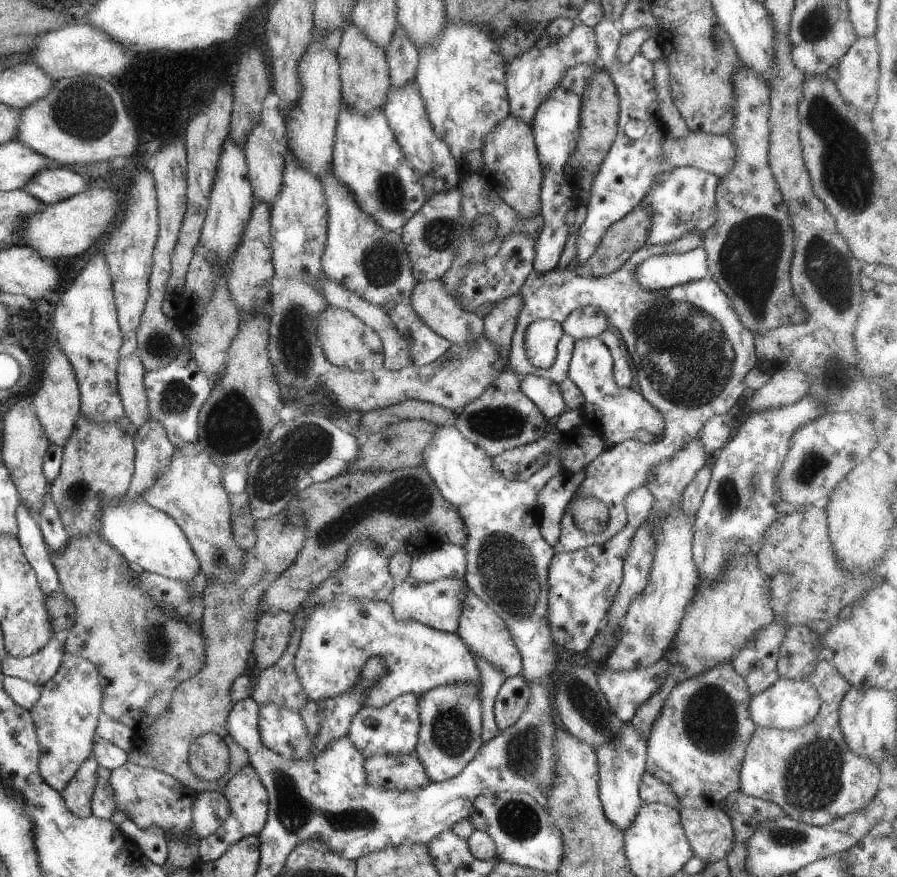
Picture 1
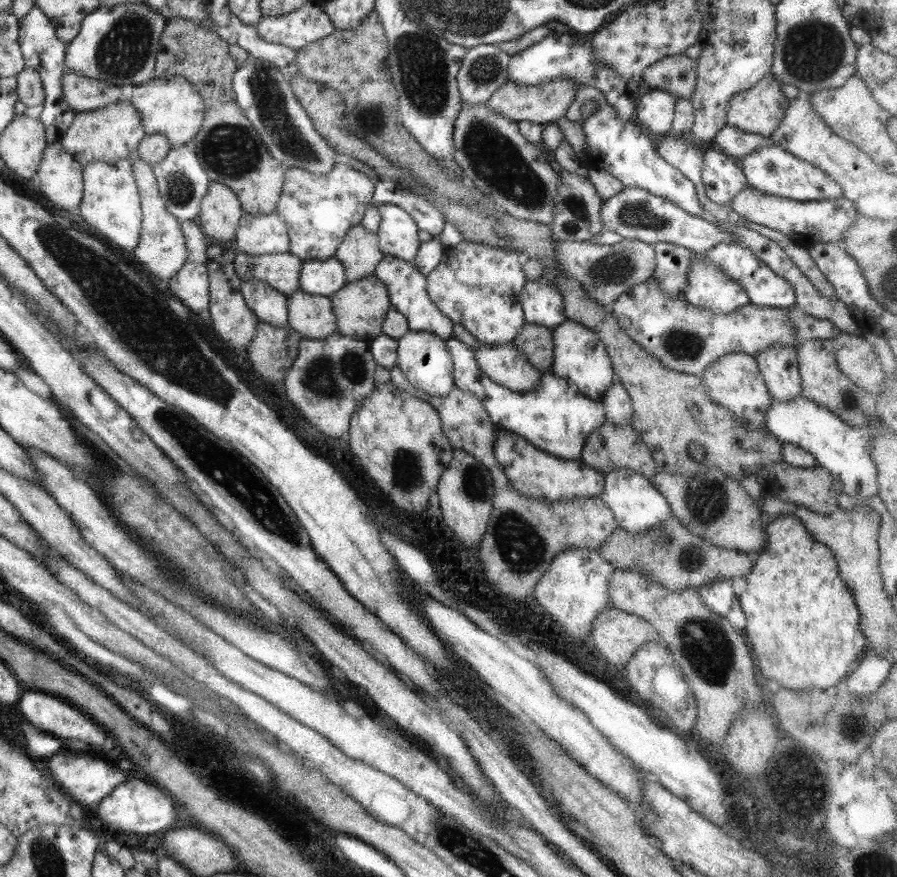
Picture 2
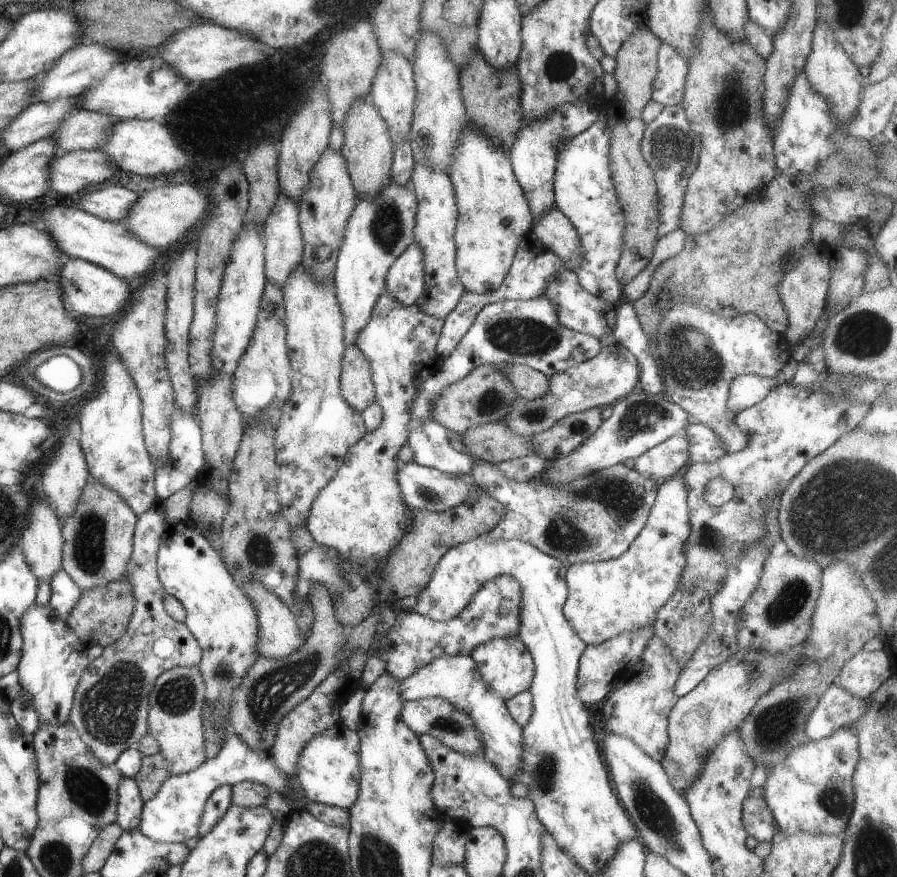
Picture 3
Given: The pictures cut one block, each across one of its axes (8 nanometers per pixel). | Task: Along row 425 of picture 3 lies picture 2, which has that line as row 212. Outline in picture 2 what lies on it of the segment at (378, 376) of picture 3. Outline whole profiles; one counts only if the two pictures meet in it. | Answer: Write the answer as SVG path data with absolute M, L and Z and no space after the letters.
M375 203L375 207L380 216L376 236L382 254L410 262L420 246L415 221L395 204Z

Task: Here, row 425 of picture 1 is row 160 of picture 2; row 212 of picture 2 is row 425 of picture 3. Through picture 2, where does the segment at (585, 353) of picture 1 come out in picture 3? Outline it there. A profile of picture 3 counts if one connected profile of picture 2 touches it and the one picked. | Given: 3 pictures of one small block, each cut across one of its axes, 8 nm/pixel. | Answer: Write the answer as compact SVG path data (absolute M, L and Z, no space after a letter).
M692 421L687 423L682 434L688 440L688 462L710 463L715 462L726 452L720 443L719 437L711 427Z

